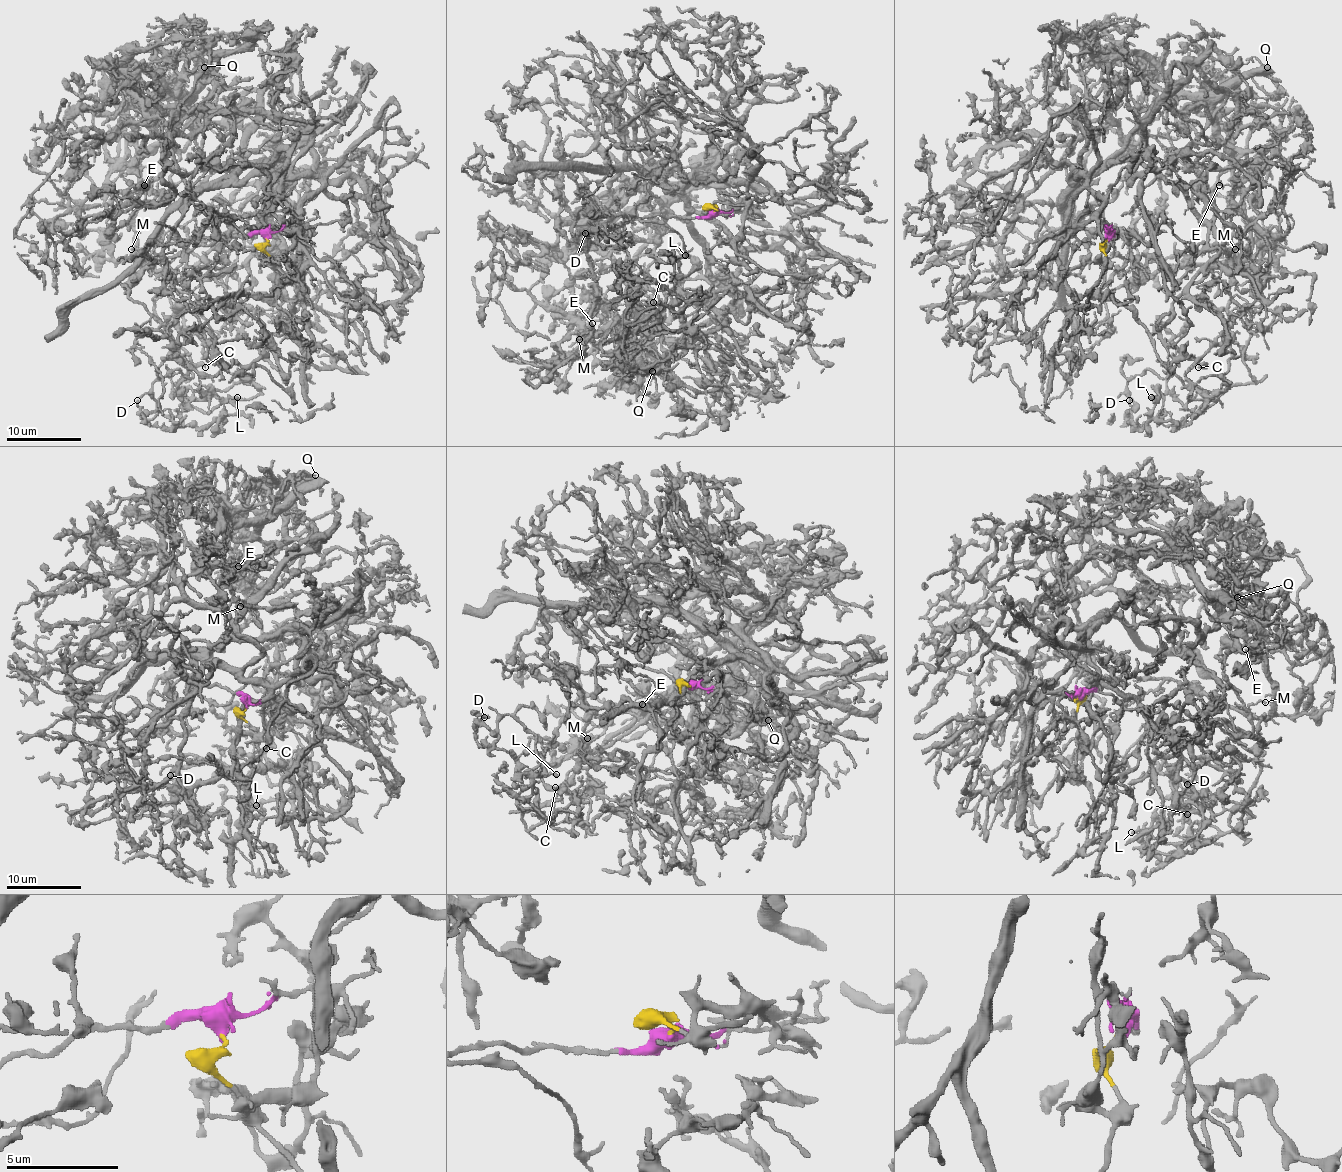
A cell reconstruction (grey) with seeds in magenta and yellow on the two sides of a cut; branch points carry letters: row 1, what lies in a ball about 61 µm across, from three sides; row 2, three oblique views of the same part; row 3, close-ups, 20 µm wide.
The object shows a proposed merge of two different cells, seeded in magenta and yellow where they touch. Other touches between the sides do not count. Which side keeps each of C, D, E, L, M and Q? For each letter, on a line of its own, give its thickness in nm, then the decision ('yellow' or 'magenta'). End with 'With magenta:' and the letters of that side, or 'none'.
C: calibre 220 nm; magenta
D: calibre 180 nm; magenta
E: calibre 110 nm; magenta
L: calibre 150 nm; magenta
M: calibre 140 nm; magenta
Q: calibre 240 nm; magenta
With magenta: C, D, E, L, M, Q

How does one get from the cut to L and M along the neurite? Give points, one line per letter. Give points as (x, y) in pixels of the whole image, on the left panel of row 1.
L: (267, 238), (138, 275), (140, 161), (179, 153), (175, 386), (222, 422), (237, 398)
M: (267, 238), (220, 236), (207, 245), (158, 259), (138, 275), (147, 266), (145, 251), (130, 249)

